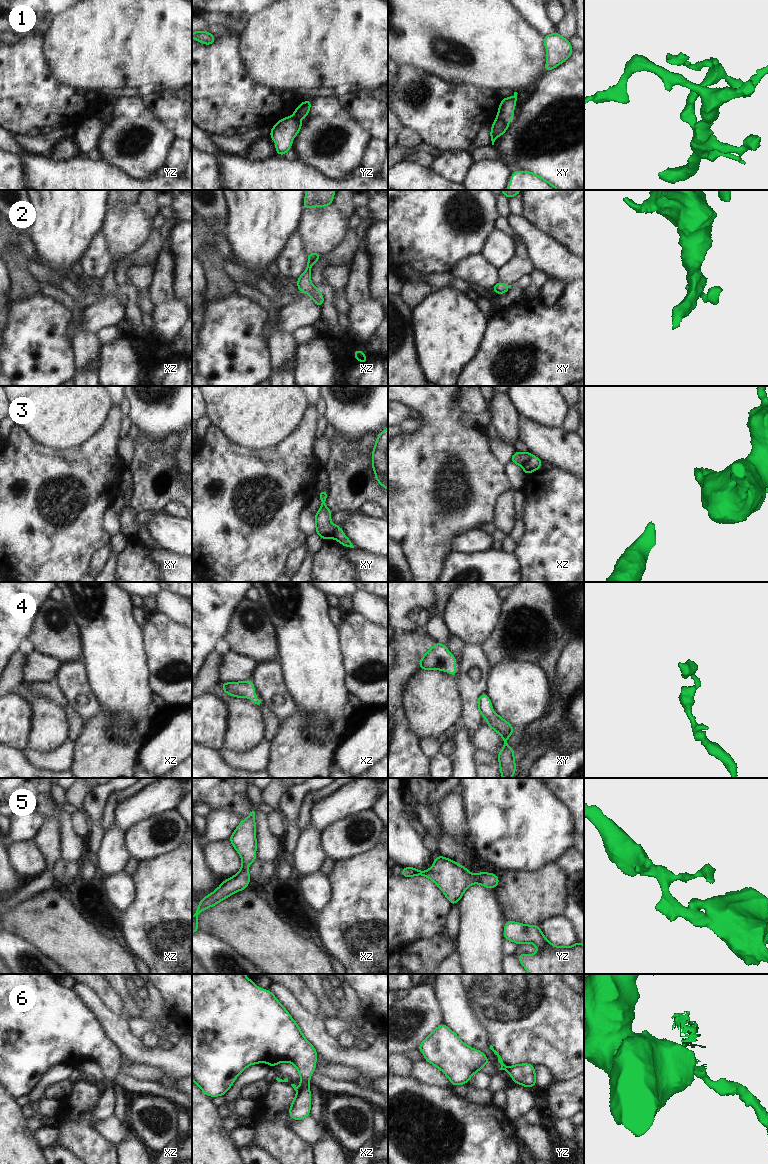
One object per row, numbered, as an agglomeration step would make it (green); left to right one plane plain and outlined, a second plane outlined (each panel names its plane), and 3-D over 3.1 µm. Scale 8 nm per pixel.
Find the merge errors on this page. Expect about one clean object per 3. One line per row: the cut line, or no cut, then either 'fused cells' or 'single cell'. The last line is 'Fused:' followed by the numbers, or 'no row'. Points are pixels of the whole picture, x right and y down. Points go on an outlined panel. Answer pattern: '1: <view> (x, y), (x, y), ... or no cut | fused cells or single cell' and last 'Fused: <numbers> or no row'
1: xy (496, 118), (508, 121) | fused cells
2: no cut | single cell
3: xy (335, 526), (332, 537) | fused cells
4: no cut | single cell
5: no cut | single cell
6: yz (507, 1068), (508, 1071) | fused cells
Fused: 1, 3, 6

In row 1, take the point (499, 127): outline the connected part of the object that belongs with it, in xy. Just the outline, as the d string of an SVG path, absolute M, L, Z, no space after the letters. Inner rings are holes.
M496 119L493 122L492 125L492 129L491 129L491 141L492 141L492 145L494 145L494 142L496 140L496 138L502 134L505 133L505 131L507 130L509 126L509 121L504 121L504 120L500 120L500 119Z

